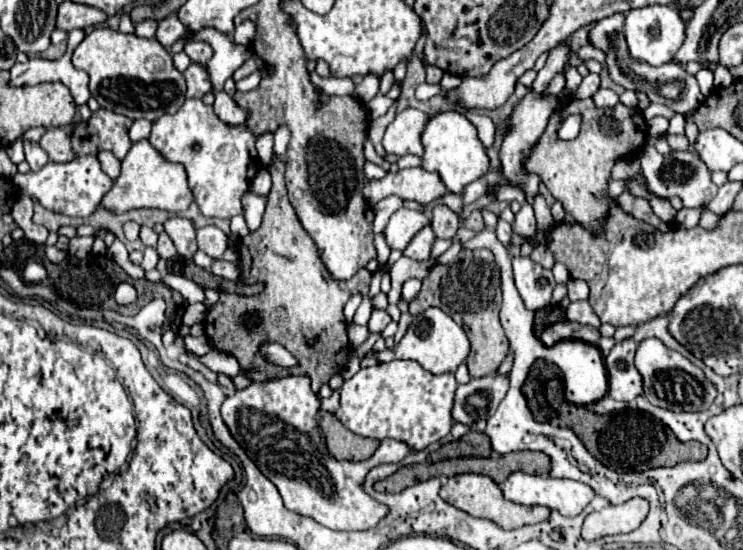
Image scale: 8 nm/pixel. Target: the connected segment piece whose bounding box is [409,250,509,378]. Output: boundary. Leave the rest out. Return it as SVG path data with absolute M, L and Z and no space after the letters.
M461 250L457 262L447 266L433 266L431 274L423 280L419 296L409 304L409 312L419 316L425 308L441 308L457 324L461 324L471 340L471 354L467 358L469 374L473 378L491 376L497 372L509 352L509 340L499 322L501 308L501 280L499 268L489 250Z

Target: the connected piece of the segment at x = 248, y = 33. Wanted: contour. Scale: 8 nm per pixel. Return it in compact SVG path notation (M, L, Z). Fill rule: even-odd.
M245 20L239 24L239 38L235 36L233 40L237 44L251 44L253 42L253 36L255 36L255 24L251 20Z

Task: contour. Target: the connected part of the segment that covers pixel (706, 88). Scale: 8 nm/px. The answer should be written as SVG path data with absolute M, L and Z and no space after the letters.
M701 62L701 66L703 66L703 68L695 74L695 78L697 78L697 82L699 82L699 88L701 88L703 96L709 96L709 92L713 90L713 72L707 68L709 62Z

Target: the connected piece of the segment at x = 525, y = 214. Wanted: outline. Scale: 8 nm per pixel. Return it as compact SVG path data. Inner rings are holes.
M523 204L521 206L521 210L519 210L519 214L515 216L515 222L513 222L513 232L519 234L525 240L535 236L537 222L535 222L535 214L533 214L533 206L531 204Z

